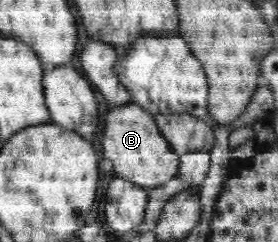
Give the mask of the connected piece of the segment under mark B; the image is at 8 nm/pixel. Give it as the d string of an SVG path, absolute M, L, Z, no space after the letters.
M128 105L108 110L102 136L102 148L106 158L114 162L114 172L118 177L141 185L147 189L157 187L177 176L181 159L173 151L172 145L162 136L157 121L140 105Z

